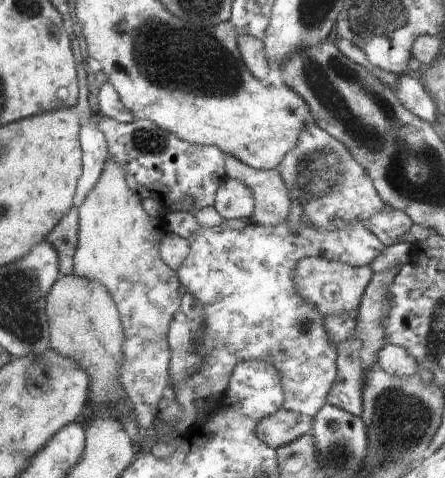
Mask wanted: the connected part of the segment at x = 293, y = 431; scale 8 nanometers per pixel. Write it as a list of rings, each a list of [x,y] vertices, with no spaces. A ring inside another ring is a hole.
[[[280,406],[274,414],[268,415],[257,424],[256,435],[276,449],[310,433],[312,427],[313,418]]]

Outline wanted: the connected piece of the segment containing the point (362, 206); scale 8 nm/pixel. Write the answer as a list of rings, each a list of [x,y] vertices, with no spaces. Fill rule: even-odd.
[[[316,123],[305,124],[305,127],[299,132],[294,146],[284,155],[275,169],[279,172],[282,182],[289,192],[289,198],[303,208],[303,223],[308,227],[314,227],[319,231],[334,230],[334,228],[350,224],[350,222],[358,223],[378,237],[386,247],[396,243],[412,228],[413,222],[405,212],[392,208],[381,199],[381,196],[378,196],[365,168],[354,160],[346,145],[330,136]]]

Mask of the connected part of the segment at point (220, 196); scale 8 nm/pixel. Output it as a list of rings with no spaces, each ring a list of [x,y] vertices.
[[[227,178],[216,191],[214,208],[227,222],[250,219],[254,210],[253,190],[242,181]]]

